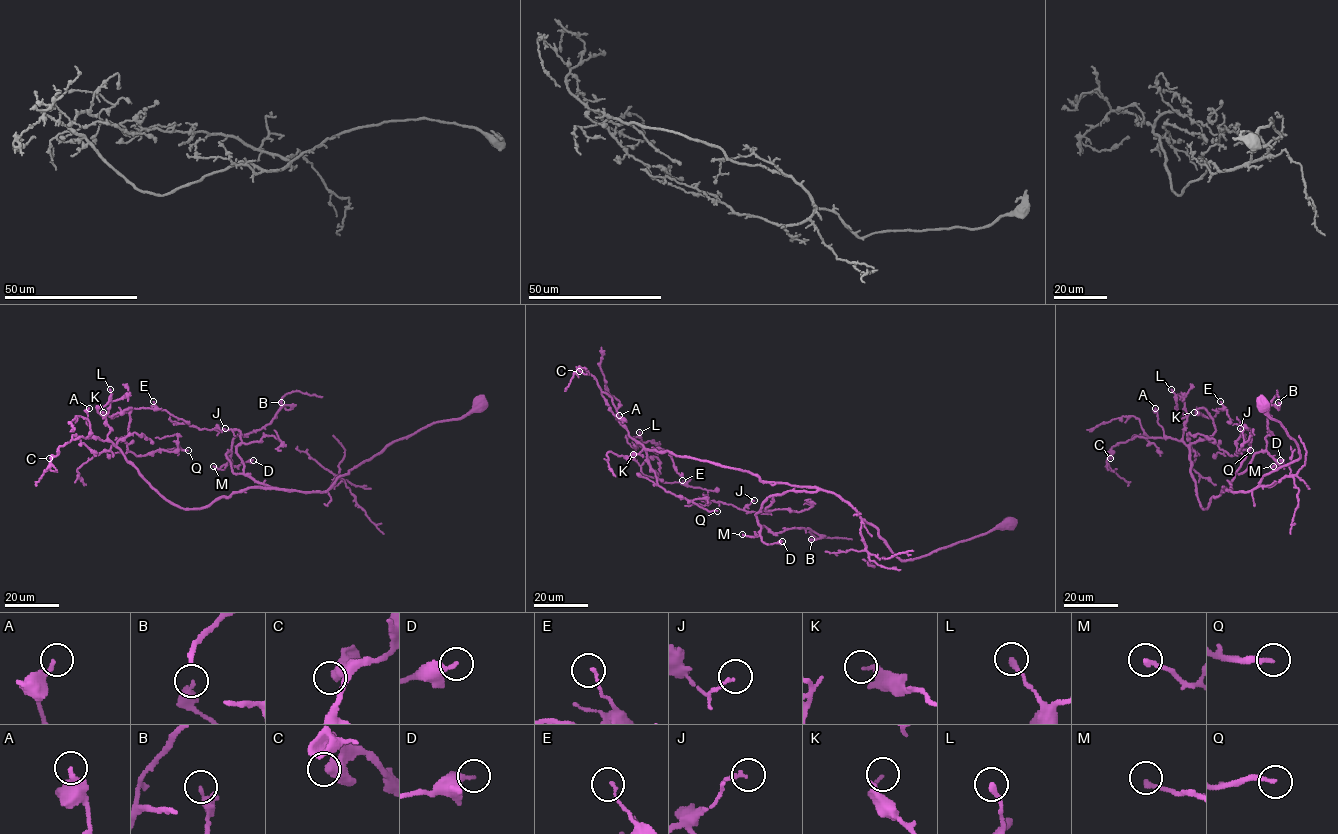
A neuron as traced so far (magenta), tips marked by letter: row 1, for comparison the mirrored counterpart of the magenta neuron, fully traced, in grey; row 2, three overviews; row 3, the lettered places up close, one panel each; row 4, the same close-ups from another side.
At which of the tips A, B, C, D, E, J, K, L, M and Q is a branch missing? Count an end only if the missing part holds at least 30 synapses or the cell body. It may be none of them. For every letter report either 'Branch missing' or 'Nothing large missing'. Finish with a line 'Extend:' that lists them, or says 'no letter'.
A: Nothing large missing
B: Nothing large missing
C: Nothing large missing
D: Nothing large missing
E: Nothing large missing
J: Nothing large missing
K: Nothing large missing
L: Nothing large missing
M: Nothing large missing
Q: Branch missing
Extend: Q

